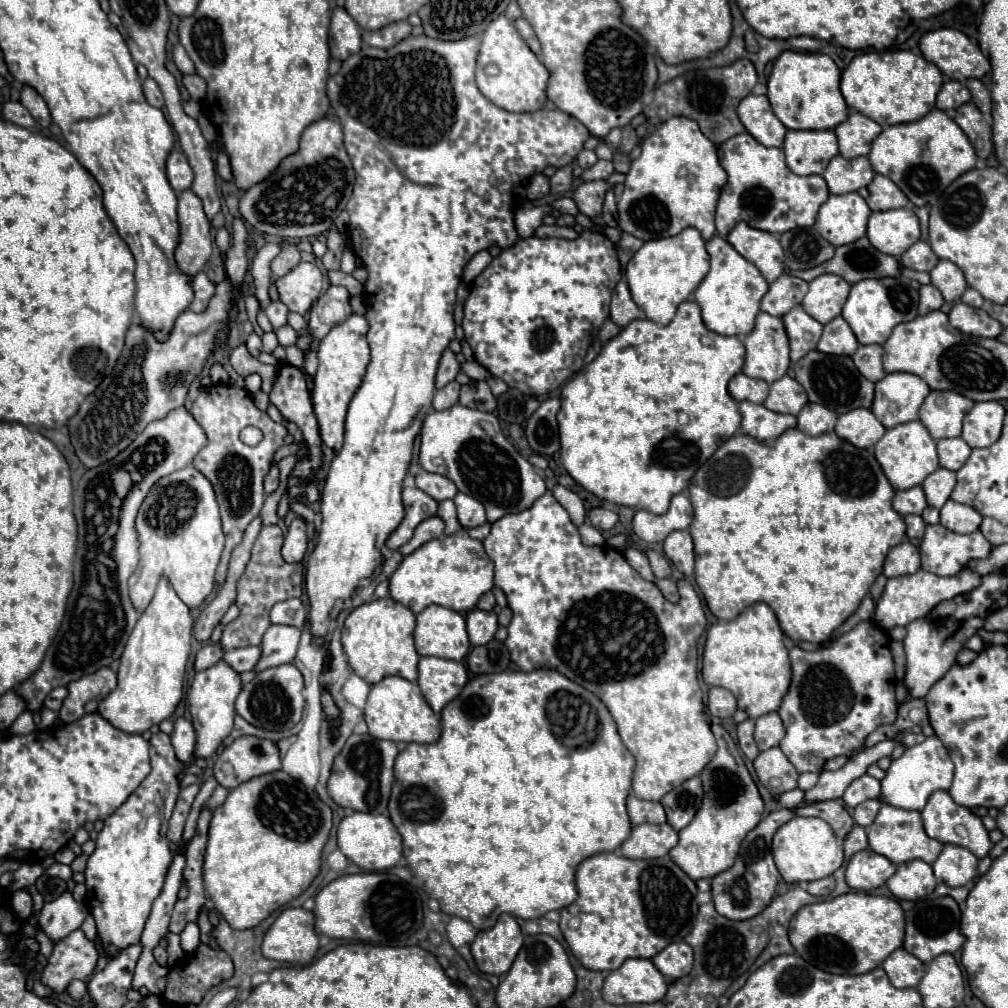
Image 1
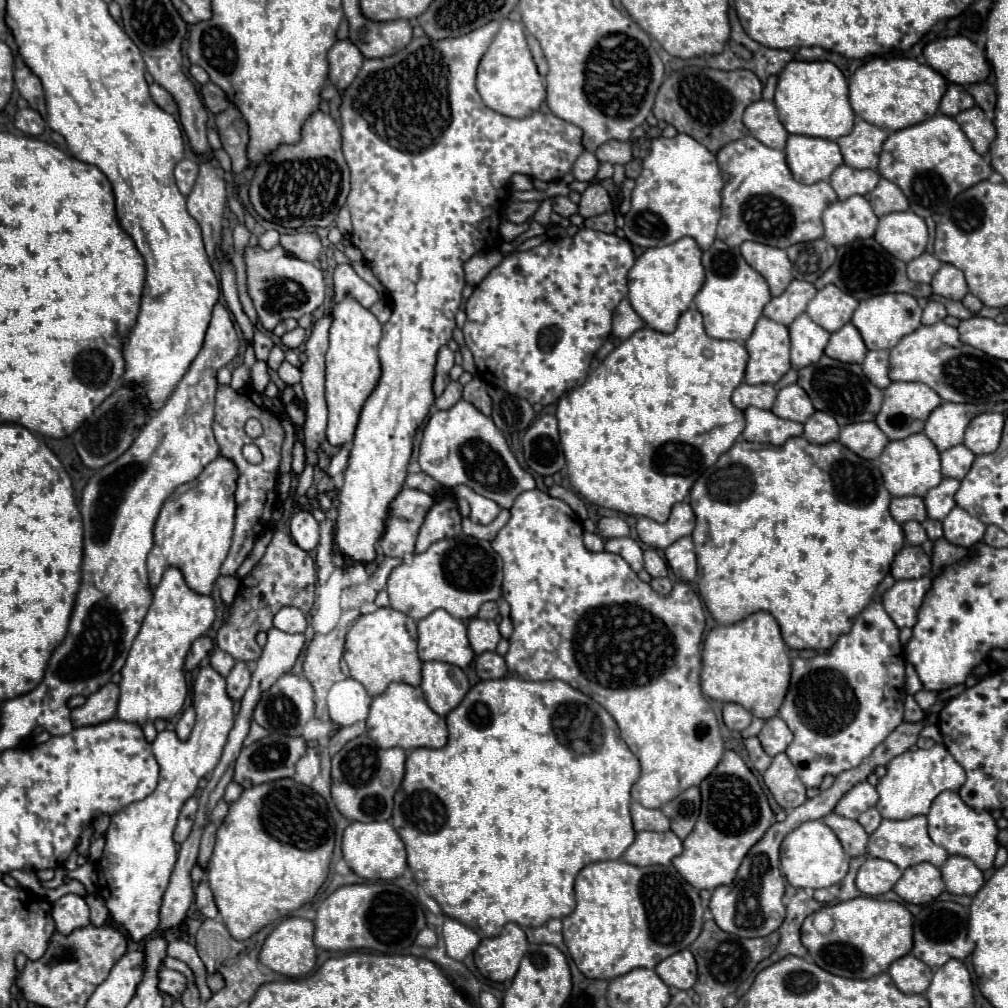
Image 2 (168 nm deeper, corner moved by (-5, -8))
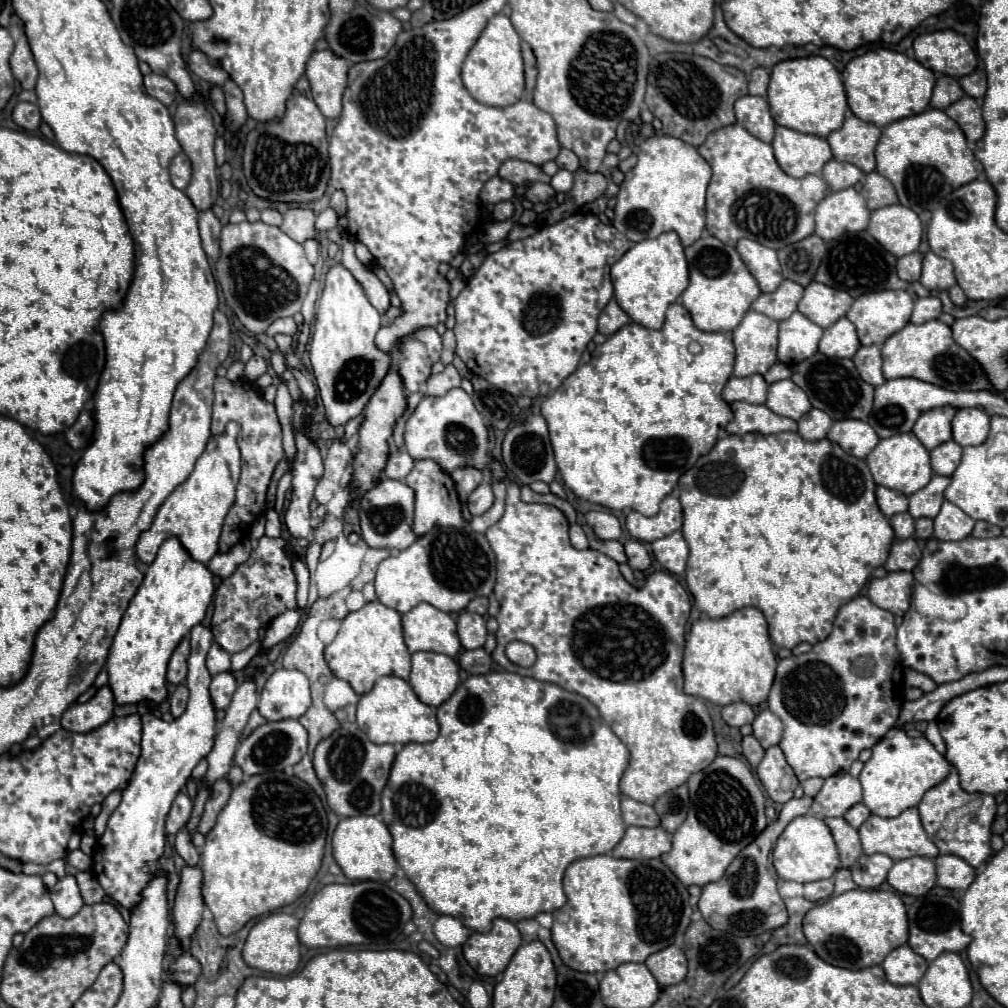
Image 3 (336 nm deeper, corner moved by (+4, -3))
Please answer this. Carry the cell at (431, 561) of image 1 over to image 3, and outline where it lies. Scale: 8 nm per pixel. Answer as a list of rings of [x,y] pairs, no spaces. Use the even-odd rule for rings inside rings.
[[[437,527],[419,537],[411,547],[381,561],[375,577],[379,601],[399,613],[419,603],[429,603],[445,613],[461,613],[475,597],[487,597],[495,585],[495,555],[485,535],[471,529]]]

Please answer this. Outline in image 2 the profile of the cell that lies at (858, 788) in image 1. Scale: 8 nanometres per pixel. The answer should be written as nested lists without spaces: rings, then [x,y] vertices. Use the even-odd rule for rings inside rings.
[[[858,782],[852,790],[848,790],[838,804],[834,806],[834,812],[844,816],[844,818],[852,818],[856,820],[862,812],[866,812],[868,808],[876,806],[878,802],[878,792],[874,786],[870,786],[868,782]]]

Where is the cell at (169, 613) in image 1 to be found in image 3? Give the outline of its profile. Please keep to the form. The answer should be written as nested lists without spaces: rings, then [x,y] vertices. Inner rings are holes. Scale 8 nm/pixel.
[[[177,537],[167,539],[159,547],[155,561],[147,567],[145,579],[131,599],[109,651],[109,687],[117,705],[139,705],[147,701],[159,705],[167,699],[165,675],[169,657],[179,641],[205,619],[213,593],[213,575],[207,565],[193,561]]]

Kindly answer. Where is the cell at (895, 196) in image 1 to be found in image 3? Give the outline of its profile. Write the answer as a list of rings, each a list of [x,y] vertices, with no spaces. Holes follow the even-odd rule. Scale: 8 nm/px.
[[[871,171],[871,173],[865,175],[861,195],[865,197],[867,207],[871,211],[897,203],[897,193],[895,193],[893,183],[889,183],[889,179],[885,179],[883,175],[879,175],[877,171]]]

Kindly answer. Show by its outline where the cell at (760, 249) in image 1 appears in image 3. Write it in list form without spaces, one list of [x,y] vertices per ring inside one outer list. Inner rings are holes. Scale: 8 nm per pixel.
[[[741,239],[737,243],[737,253],[741,255],[743,263],[757,279],[763,293],[773,293],[779,287],[783,275],[781,275],[781,265],[775,249],[769,249],[751,239]]]

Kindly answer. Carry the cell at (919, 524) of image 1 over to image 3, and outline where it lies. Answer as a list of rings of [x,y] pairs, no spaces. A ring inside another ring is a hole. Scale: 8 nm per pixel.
[[[899,513],[891,517],[891,527],[897,539],[909,539],[915,535],[915,519],[909,513]]]

